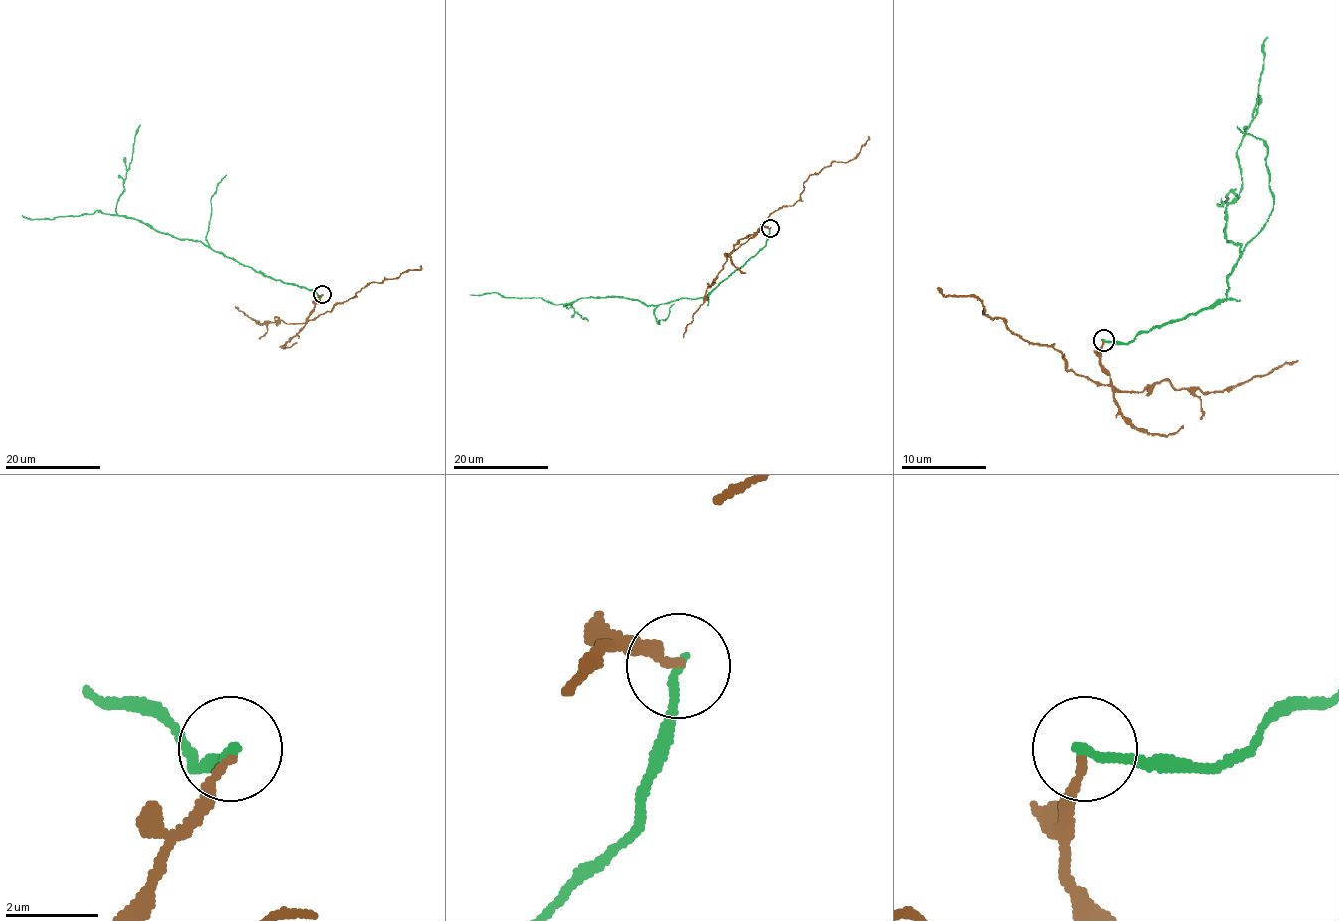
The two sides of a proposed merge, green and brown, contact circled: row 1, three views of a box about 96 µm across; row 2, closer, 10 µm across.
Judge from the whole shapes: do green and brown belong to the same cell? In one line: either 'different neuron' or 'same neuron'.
different neuron

